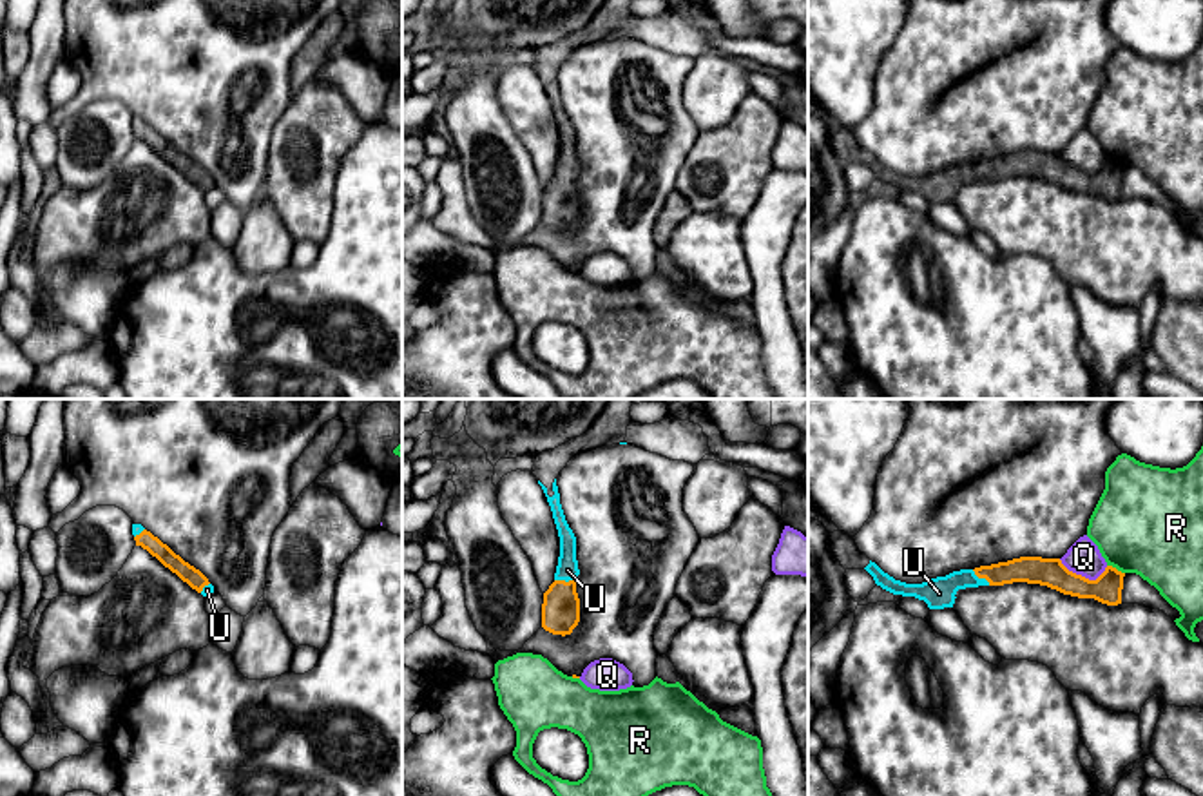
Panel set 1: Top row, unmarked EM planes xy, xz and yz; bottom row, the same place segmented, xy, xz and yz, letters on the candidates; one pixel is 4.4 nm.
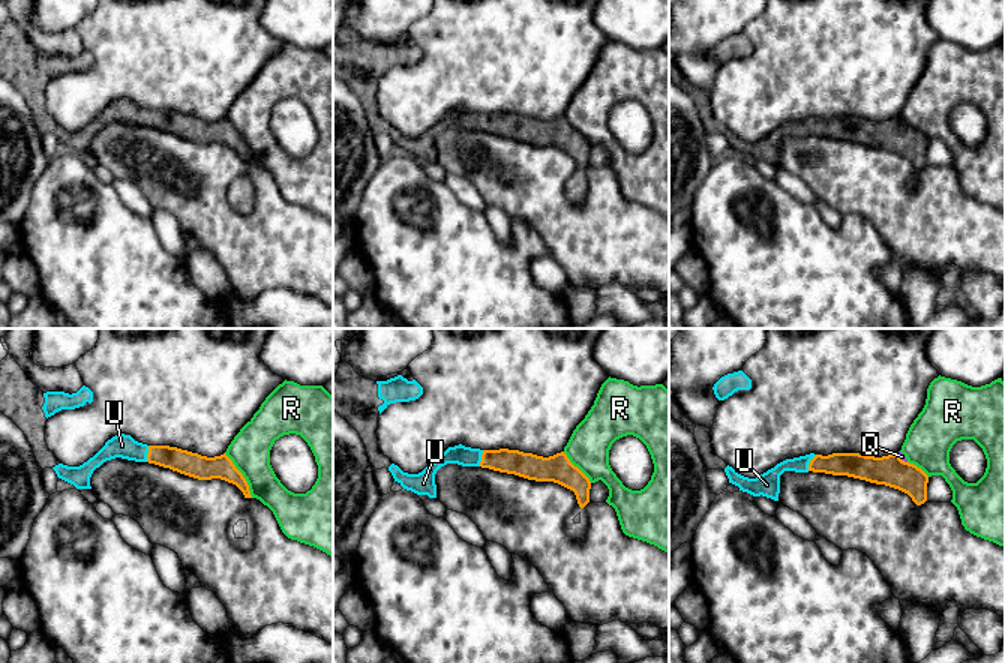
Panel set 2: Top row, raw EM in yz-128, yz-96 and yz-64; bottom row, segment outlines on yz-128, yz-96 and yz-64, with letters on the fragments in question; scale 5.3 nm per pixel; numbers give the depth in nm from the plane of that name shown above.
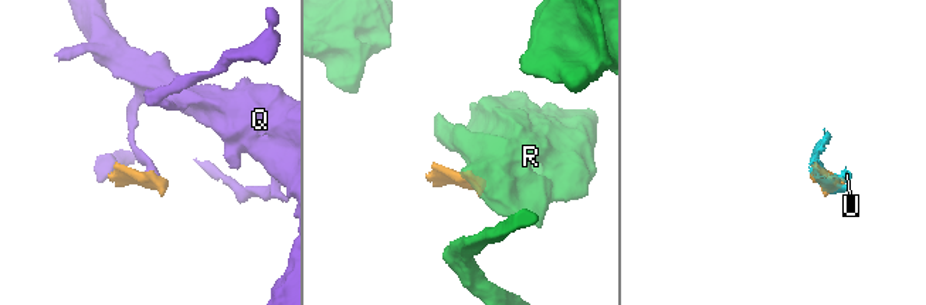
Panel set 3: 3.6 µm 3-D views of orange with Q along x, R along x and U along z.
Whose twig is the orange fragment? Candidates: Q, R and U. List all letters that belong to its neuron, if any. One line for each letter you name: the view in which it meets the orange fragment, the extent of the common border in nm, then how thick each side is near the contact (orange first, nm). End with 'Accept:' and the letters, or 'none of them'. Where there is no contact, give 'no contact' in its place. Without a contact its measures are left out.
U: xz | 100 nm | 180/100 nm
Accept: U

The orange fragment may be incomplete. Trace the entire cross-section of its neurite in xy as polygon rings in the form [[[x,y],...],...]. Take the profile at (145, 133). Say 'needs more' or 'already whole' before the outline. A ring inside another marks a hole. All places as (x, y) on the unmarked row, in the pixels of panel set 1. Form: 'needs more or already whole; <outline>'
needs more; [[[132,118],[132,129],[134,129],[136,140],[141,140],[143,143],[147,143],[165,161],[168,161],[183,176],[187,176],[192,183],[196,183],[203,190],[208,190],[210,187],[214,187],[214,180],[199,163],[185,156],[167,138],[163,138],[158,131],[147,125],[141,118]]]

